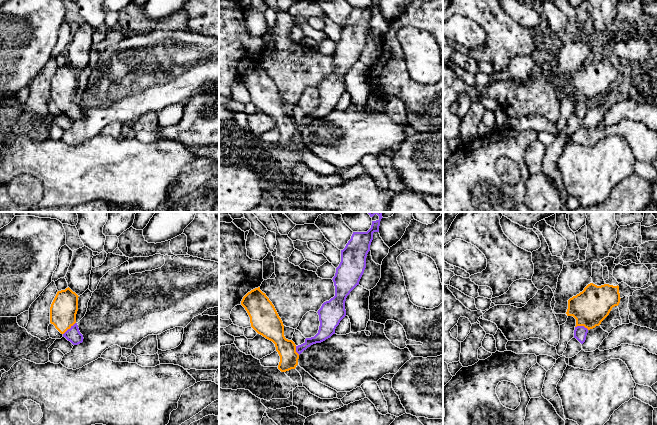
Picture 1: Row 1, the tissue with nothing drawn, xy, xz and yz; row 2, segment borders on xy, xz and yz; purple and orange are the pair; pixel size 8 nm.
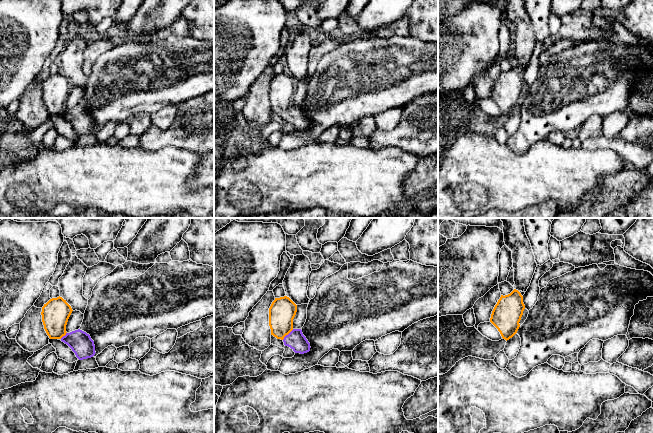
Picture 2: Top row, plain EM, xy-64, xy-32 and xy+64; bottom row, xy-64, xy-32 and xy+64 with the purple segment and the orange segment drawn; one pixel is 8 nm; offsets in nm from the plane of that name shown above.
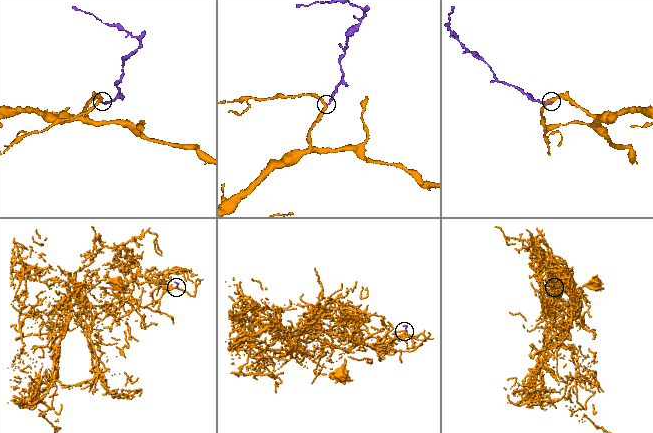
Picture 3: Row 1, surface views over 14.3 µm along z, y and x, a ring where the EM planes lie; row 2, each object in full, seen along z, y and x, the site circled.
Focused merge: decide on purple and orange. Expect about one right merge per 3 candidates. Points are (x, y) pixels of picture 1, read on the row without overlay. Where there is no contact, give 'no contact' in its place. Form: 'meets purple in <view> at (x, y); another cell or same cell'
meets purple in xy at (70, 104); same cell

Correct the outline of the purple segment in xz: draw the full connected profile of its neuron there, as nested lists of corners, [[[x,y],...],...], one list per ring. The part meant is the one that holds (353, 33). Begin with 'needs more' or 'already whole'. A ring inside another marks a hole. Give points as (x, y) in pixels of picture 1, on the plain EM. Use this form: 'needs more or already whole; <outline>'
needs more; [[[372,0],[367,8],[353,8],[351,15],[341,26],[341,38],[336,44],[333,58],[335,72],[322,80],[318,86],[320,102],[318,109],[296,122],[284,112],[284,101],[274,81],[260,66],[260,63],[248,68],[241,81],[250,93],[251,103],[275,120],[280,132],[278,145],[286,148],[295,145],[299,131],[313,120],[321,119],[335,110],[335,105],[346,92],[345,77],[350,68],[359,61],[366,44],[366,33],[370,27],[373,9],[379,8],[380,0]]]

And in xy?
needs more; [[[69,63],[58,67],[50,83],[50,99],[73,121],[83,118],[76,99],[78,71]]]

